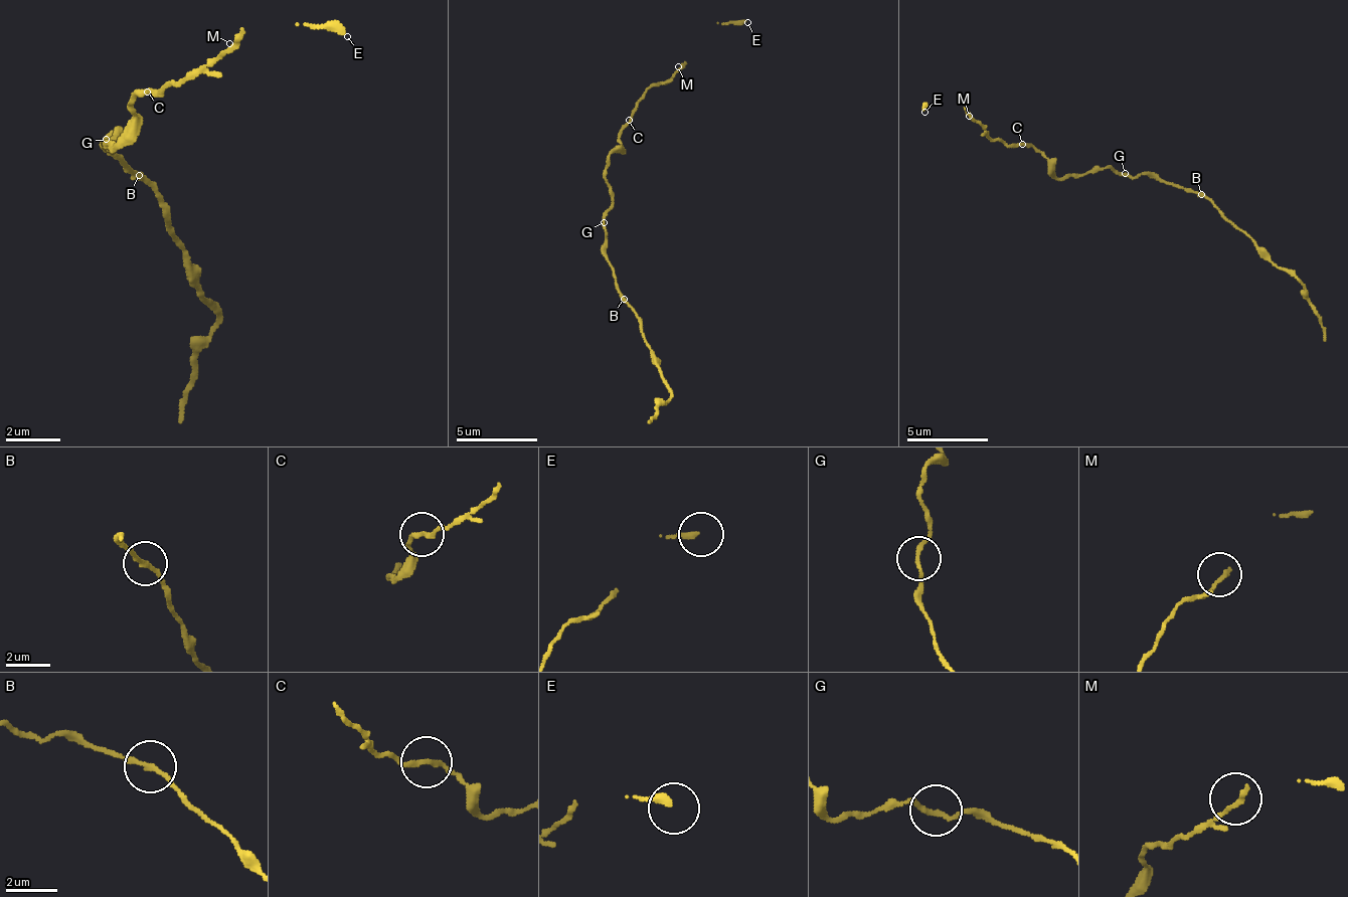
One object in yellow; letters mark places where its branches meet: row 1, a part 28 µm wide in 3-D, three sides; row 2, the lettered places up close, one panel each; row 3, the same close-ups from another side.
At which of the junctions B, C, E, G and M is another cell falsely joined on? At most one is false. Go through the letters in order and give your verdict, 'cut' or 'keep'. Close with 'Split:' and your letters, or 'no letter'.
B: keep
C: keep
E: keep
G: keep
M: keep
Split: no letter

